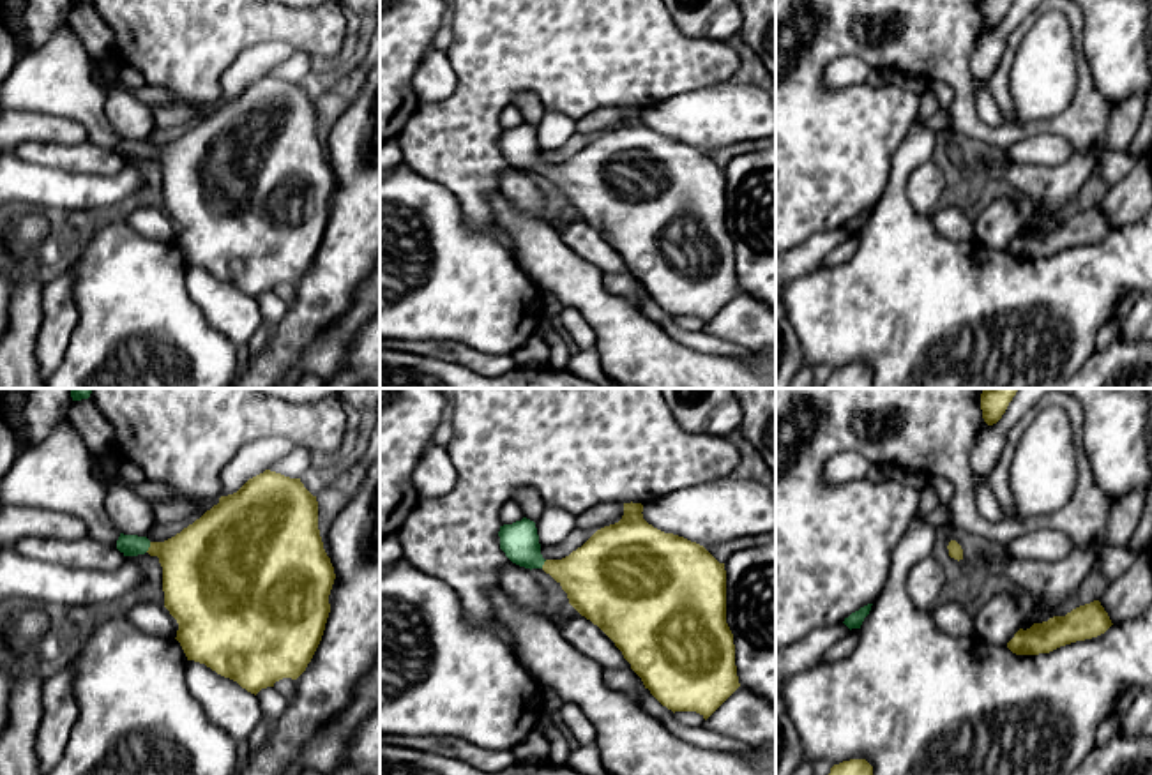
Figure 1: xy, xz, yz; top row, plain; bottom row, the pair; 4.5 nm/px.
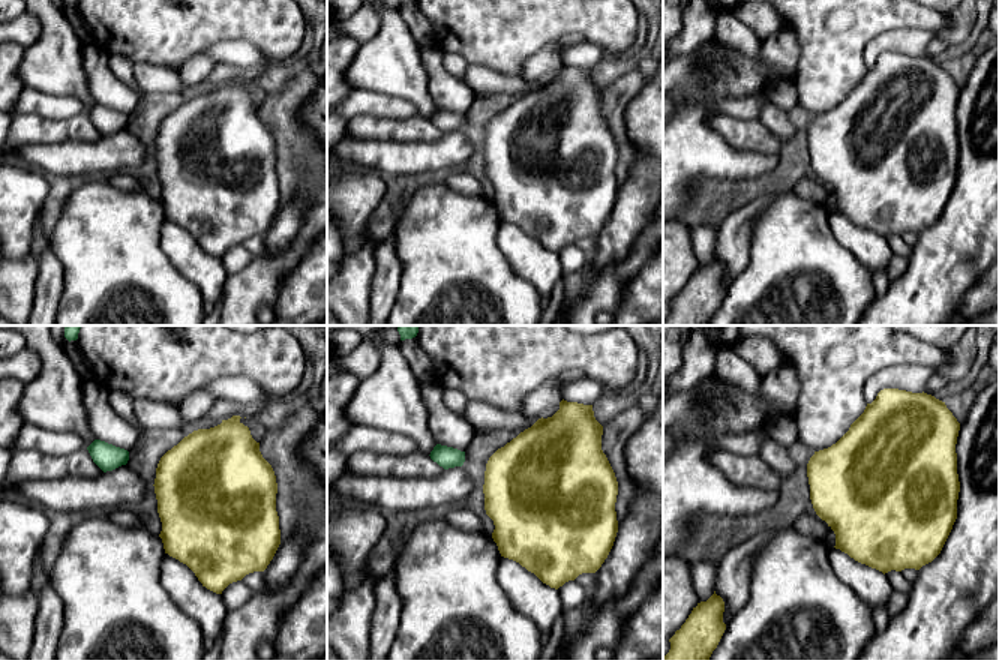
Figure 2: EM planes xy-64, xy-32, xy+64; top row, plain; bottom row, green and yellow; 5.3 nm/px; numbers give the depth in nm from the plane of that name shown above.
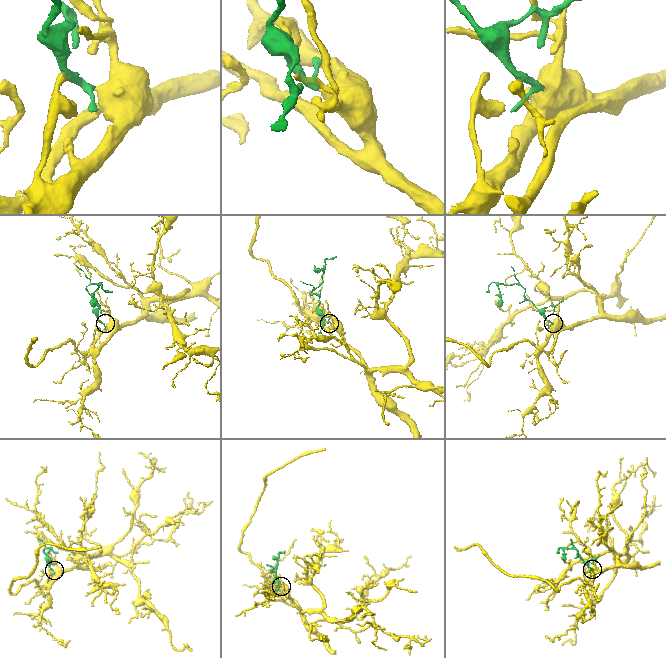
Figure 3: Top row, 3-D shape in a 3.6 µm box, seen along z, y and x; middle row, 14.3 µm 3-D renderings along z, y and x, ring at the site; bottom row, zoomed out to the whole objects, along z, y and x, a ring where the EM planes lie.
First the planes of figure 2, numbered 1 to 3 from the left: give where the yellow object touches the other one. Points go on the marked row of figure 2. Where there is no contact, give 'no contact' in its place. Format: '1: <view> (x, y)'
1: no contact
2: no contact
3: no contact

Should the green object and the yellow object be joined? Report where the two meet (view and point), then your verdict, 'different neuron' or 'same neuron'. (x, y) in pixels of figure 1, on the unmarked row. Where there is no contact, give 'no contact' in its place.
xy (149, 150) | same neuron

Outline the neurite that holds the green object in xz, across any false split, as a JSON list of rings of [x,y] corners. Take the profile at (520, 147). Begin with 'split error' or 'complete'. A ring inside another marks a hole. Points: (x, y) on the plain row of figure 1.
split error; [[[624,108],[618,127],[597,134],[581,152],[562,164],[544,164],[535,127],[523,122],[500,131],[500,154],[525,173],[542,173],[567,198],[569,208],[597,229],[622,256],[645,293],[668,314],[696,316],[705,325],[740,291],[733,238],[726,228],[726,175],[703,150],[664,138],[643,124],[641,108]]]

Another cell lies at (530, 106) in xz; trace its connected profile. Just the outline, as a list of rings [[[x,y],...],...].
[[[518,95],[514,104],[521,111],[525,122],[534,127],[542,120],[546,113],[542,102],[535,95]]]

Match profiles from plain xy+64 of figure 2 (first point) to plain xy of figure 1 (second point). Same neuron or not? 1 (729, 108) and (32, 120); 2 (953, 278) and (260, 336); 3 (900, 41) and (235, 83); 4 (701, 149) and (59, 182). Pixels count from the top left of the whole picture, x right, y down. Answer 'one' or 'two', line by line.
1: one
2: two
3: one
4: one

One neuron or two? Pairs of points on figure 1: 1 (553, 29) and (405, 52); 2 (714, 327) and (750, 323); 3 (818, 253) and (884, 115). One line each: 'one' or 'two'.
1: two
2: one
3: two

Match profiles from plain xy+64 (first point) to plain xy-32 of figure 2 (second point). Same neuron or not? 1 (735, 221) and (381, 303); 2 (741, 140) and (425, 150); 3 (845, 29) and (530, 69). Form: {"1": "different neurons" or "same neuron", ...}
{"1": "same neuron", "2": "different neurons", "3": "different neurons"}

